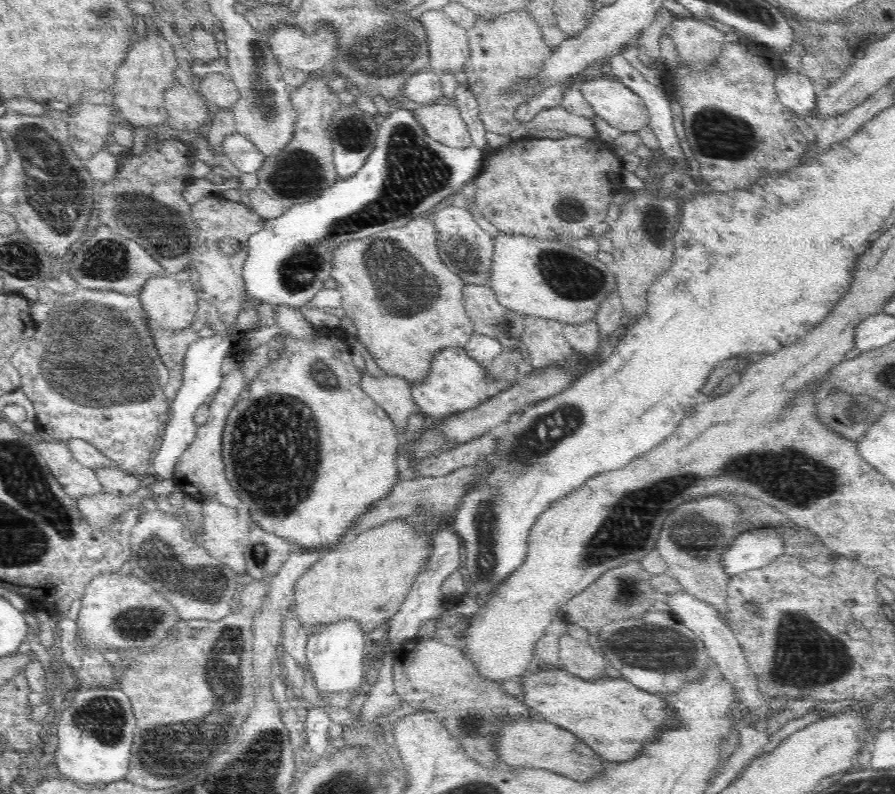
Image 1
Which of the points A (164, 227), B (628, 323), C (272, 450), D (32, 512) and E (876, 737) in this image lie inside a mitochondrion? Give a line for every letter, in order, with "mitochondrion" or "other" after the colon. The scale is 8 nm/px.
A: mitochondrion
B: other
C: mitochondrion
D: mitochondrion
E: other

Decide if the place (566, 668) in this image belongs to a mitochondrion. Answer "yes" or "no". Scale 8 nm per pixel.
no

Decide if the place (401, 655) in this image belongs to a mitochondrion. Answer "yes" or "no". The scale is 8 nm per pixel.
no

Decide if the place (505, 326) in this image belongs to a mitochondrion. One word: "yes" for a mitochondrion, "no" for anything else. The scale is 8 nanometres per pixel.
yes

